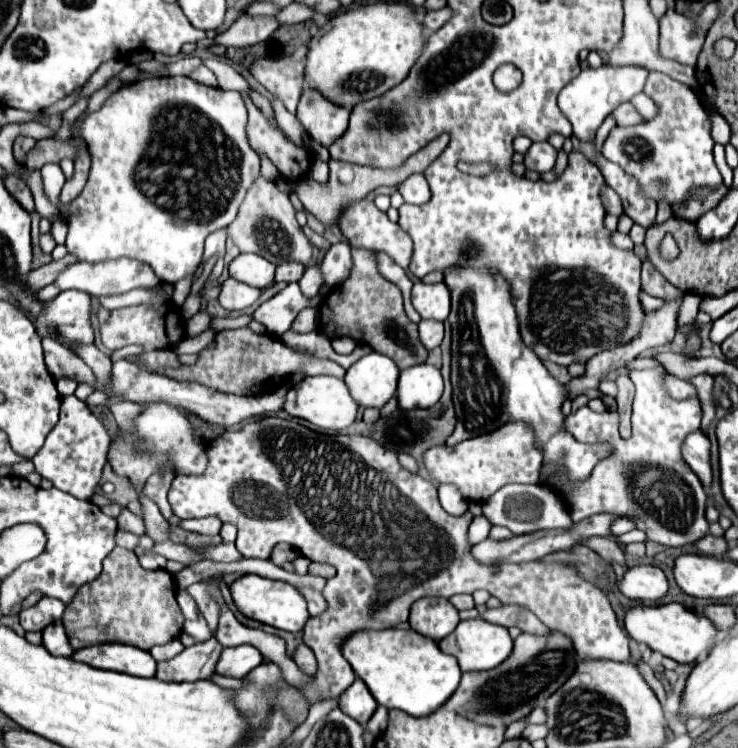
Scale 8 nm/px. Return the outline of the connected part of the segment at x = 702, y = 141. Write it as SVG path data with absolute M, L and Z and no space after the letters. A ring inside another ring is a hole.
M650 72L644 92L660 106L660 114L636 126L614 126L602 144L602 156L636 176L644 194L652 200L664 196L668 204L674 204L686 200L692 186L720 186L722 176L712 158L714 140L710 136L710 122L692 88L662 72ZM660 182L664 182L664 186L660 186Z

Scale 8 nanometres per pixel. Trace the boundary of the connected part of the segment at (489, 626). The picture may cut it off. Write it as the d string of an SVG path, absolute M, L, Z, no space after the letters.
M472 618L472 620L460 620L456 630L448 634L444 640L438 642L440 650L454 656L462 668L462 672L470 670L492 670L498 664L502 664L510 652L512 652L512 638L504 626L486 622L484 618Z

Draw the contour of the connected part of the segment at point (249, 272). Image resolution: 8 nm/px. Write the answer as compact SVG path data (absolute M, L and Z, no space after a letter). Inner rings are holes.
M240 254L230 262L228 270L230 270L230 276L236 278L238 282L244 282L248 286L262 290L270 282L274 282L276 266L258 254Z

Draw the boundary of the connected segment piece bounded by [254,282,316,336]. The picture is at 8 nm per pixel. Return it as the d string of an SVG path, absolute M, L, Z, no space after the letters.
M294 282L280 290L274 298L262 302L254 312L254 320L262 322L270 334L282 336L292 328L292 322L296 320L300 310L310 306L316 306L316 298L306 298Z

